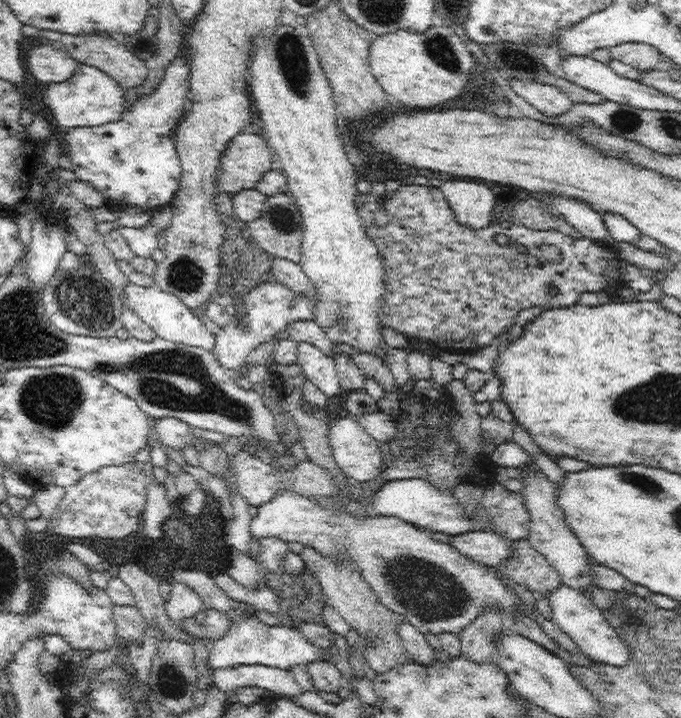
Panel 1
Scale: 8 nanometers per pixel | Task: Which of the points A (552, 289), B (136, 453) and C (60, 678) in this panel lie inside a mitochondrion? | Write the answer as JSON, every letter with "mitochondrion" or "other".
{"A":"other","B":"other","C":"other"}

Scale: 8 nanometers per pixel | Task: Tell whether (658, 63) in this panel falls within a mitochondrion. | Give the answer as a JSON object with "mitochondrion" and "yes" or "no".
{"mitochondrion":"no"}

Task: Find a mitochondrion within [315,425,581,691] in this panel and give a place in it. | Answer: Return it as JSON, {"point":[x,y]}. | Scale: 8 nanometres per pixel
{"point":[427,591]}

